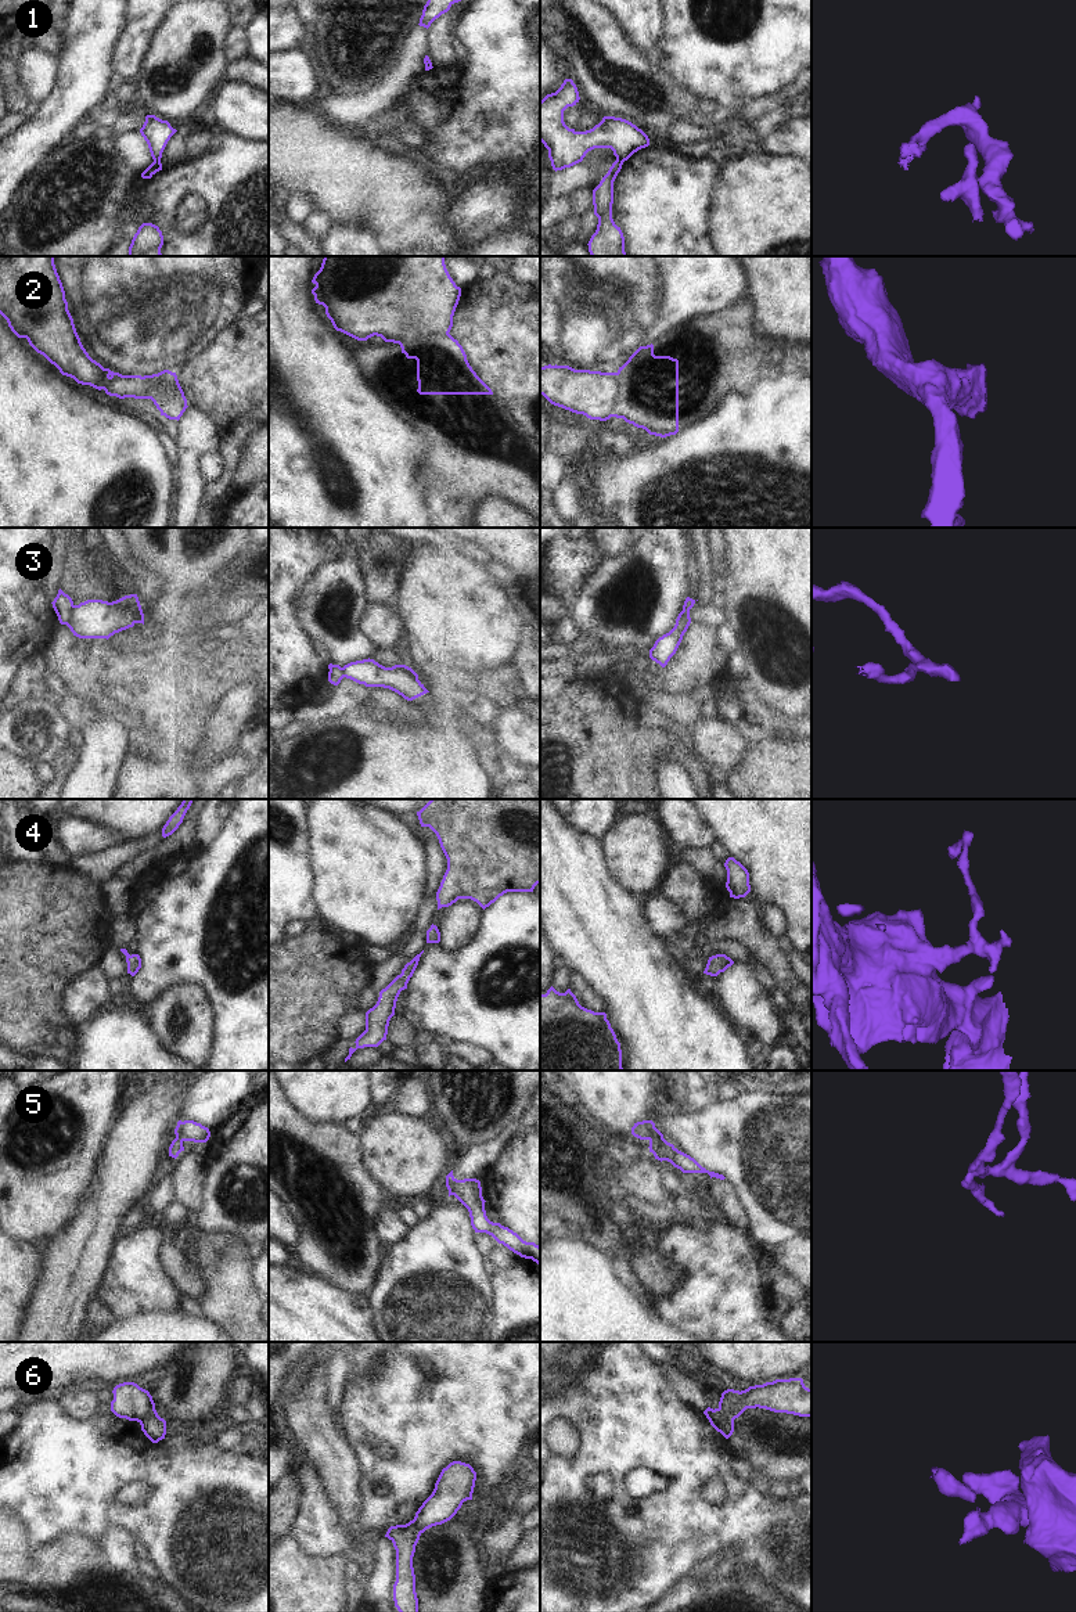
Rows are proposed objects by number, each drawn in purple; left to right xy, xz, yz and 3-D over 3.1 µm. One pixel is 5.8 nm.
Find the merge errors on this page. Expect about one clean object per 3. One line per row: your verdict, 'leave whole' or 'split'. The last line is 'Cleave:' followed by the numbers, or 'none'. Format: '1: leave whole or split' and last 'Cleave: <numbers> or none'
1: split
2: split
3: split
4: leave whole
5: split
6: split
Cleave: 1, 2, 3, 5, 6

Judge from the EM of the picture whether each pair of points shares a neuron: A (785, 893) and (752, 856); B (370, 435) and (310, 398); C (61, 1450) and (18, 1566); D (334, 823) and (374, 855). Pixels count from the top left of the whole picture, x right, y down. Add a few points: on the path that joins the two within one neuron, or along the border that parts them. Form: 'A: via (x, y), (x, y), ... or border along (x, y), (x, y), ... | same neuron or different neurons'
A: via (780, 884), (762, 866) | same neuron
B: via (355, 435), (348, 435), (326, 413) | same neuron
C: border along (14, 1512), (29, 1532), (29, 1542), (35, 1547) | different neurons
D: via (344, 831), (364, 852) | same neuron

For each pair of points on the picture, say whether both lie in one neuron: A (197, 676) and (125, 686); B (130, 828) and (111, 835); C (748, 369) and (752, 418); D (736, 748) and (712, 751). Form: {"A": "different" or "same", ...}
{"A": "same", "B": "different", "C": "different", "D": "same"}

